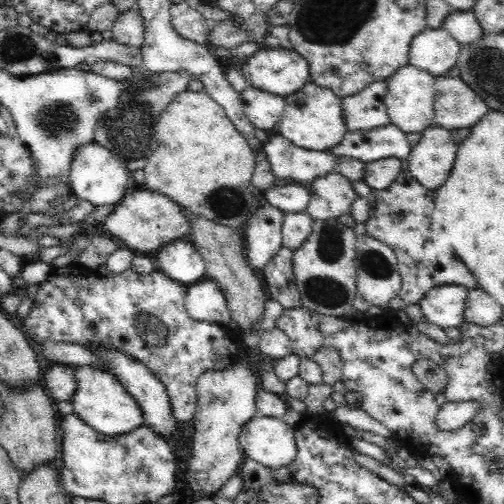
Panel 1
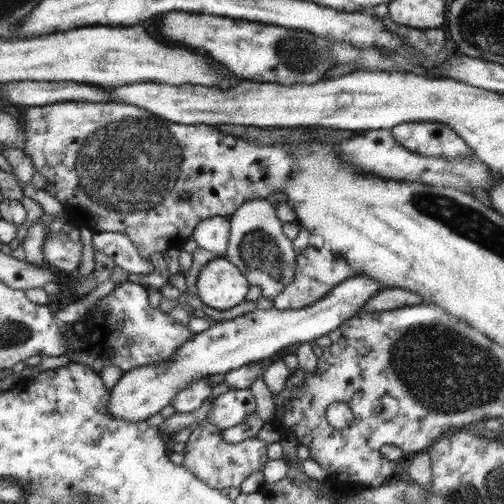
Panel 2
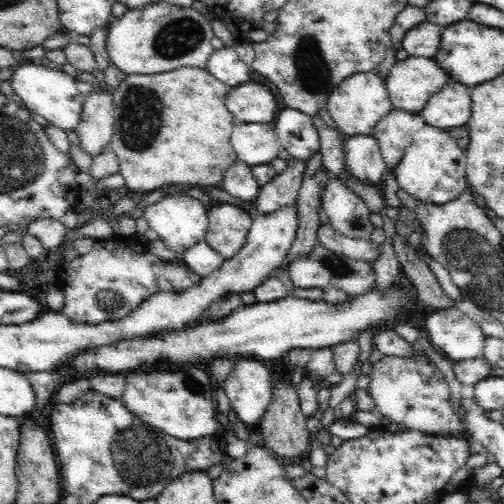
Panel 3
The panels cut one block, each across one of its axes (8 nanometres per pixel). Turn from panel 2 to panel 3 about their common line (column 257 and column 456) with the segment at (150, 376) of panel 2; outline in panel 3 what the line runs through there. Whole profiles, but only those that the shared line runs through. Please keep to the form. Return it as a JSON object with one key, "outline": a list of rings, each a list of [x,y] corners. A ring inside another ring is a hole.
{"outline":[[[442,308],[434,314],[428,316],[426,320],[426,330],[422,330],[426,338],[440,350],[444,358],[450,362],[466,362],[484,356],[484,346],[486,346],[486,334],[480,324],[476,324],[468,314],[456,310],[456,308]]]}

